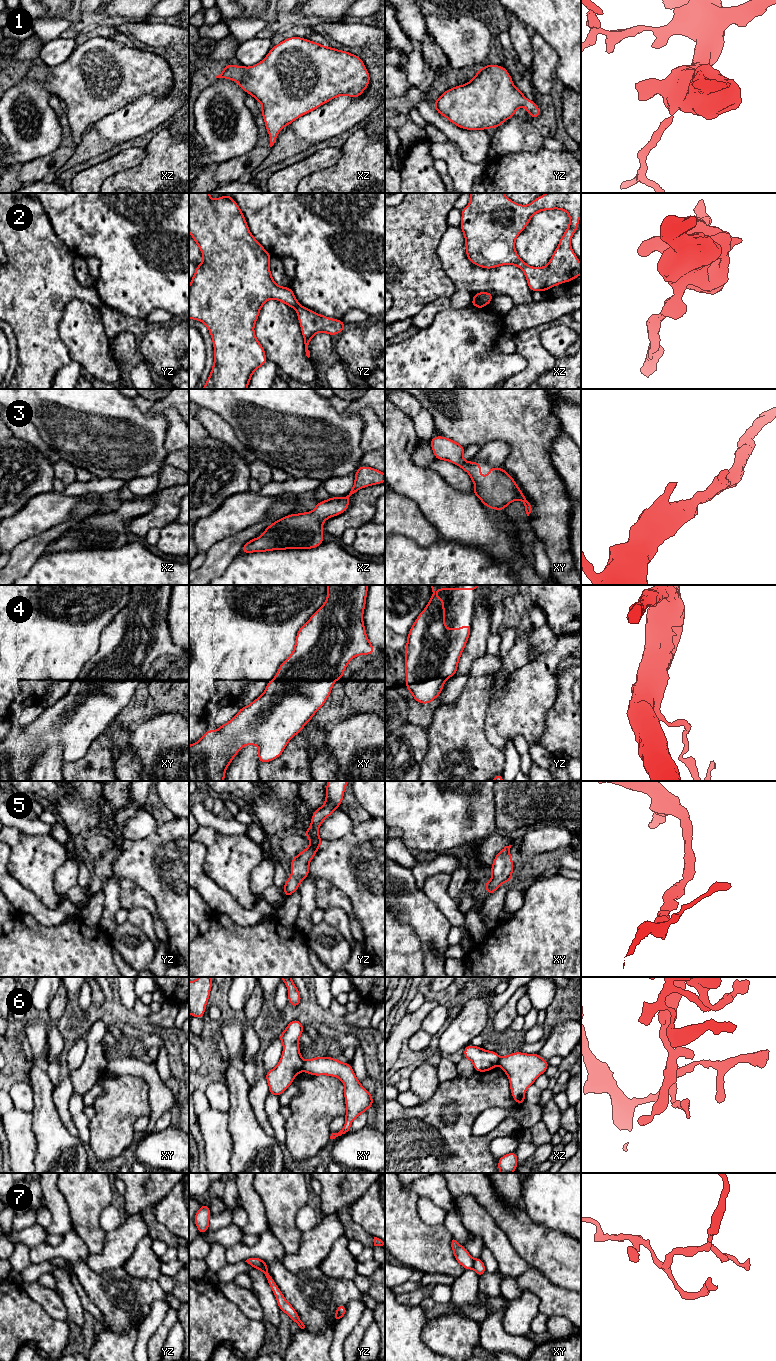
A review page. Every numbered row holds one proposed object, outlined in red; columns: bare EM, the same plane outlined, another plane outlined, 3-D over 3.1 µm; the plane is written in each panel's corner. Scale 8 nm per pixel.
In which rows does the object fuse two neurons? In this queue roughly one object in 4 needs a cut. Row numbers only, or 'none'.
2, 7

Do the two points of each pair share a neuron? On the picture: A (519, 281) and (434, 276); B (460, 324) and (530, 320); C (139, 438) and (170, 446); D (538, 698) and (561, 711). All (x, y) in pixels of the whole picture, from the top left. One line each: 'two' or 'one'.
A: two
B: two
C: two
D: two

